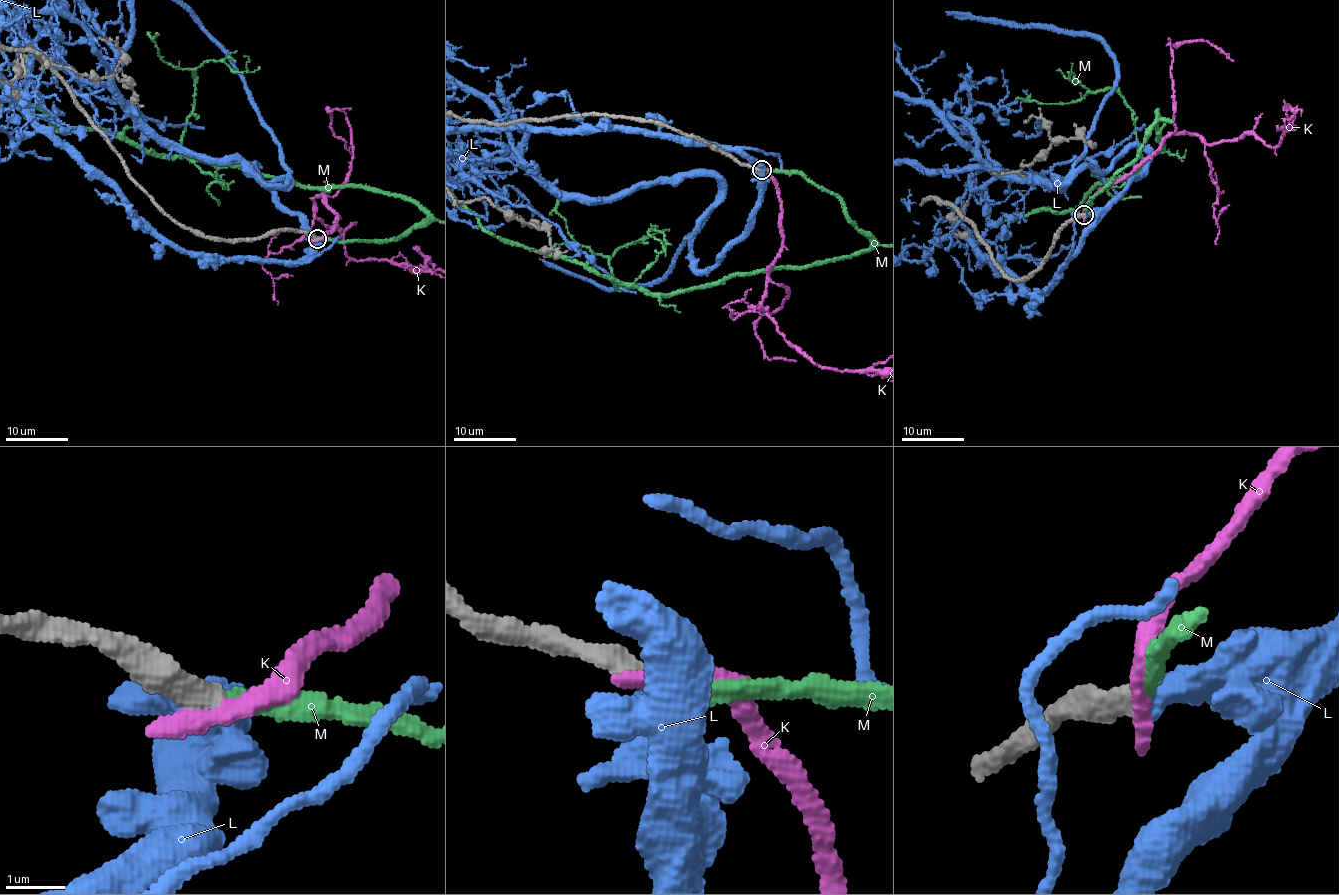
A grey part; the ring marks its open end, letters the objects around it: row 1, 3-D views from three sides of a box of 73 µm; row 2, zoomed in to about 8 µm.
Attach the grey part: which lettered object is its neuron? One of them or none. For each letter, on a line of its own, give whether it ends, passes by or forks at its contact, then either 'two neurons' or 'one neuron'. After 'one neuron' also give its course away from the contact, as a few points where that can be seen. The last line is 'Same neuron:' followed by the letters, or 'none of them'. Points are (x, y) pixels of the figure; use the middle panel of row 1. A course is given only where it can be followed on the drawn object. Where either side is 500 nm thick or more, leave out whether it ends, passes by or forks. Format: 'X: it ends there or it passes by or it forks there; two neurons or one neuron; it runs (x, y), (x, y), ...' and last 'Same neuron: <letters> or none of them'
K: it ends there; two neurons
L: two neurons
M: it ends there; one neuron
Same neuron: M

